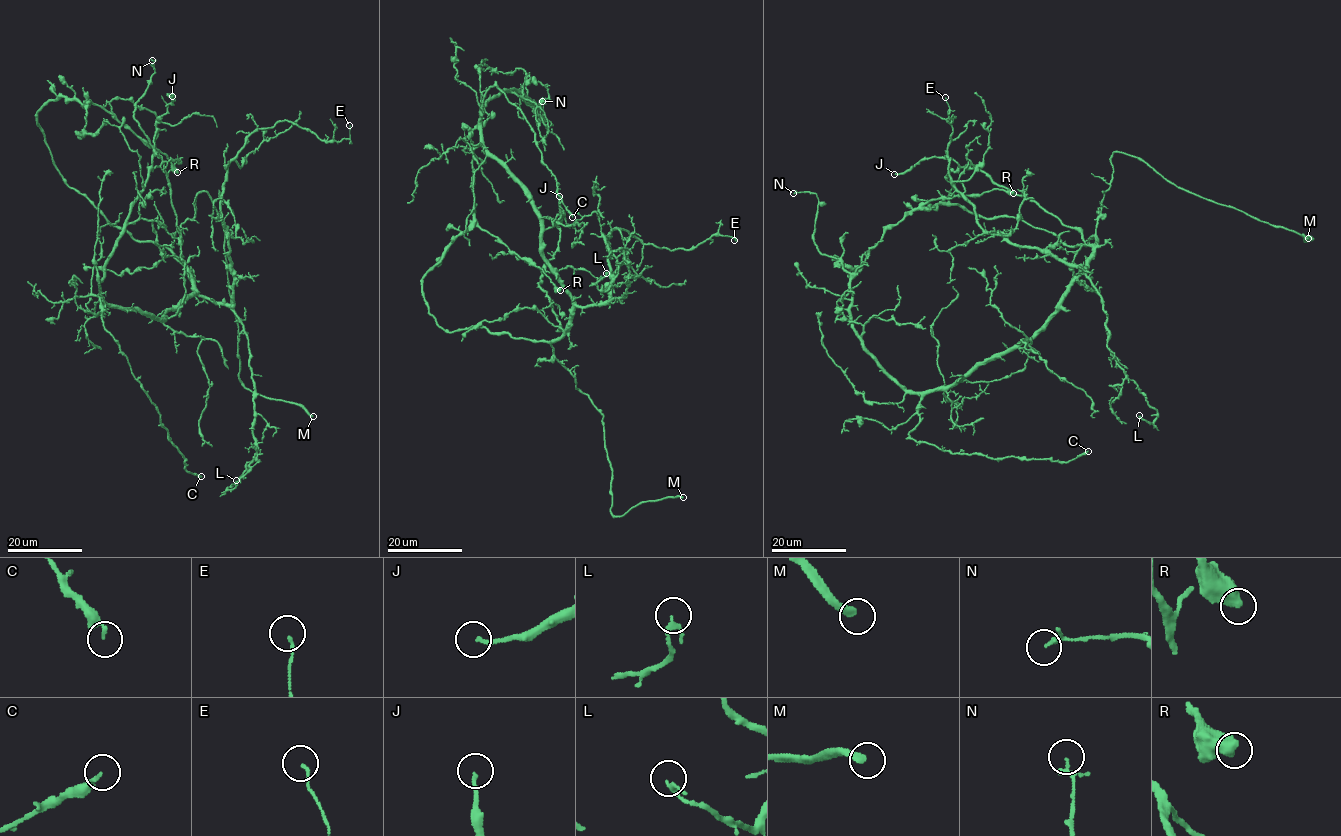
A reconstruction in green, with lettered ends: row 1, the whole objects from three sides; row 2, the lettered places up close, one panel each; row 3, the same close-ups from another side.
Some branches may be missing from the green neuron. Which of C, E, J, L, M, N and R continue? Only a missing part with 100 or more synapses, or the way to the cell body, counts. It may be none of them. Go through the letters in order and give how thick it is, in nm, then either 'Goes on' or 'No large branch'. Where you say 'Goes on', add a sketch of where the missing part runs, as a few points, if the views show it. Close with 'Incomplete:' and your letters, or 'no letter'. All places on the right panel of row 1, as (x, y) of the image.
C: Thickness 180 nm. No large branch
E: Thickness 110 nm. No large branch
J: Thickness 160 nm. No large branch
L: Thickness 190 nm. No large branch
M: Thickness 280 nm. Goes on. Course of what is missing: (1308, 238), (1319, 239), (1320, 244)
N: Thickness 140 nm. No large branch
R: Thickness 700 nm. No large branch
Incomplete: M

